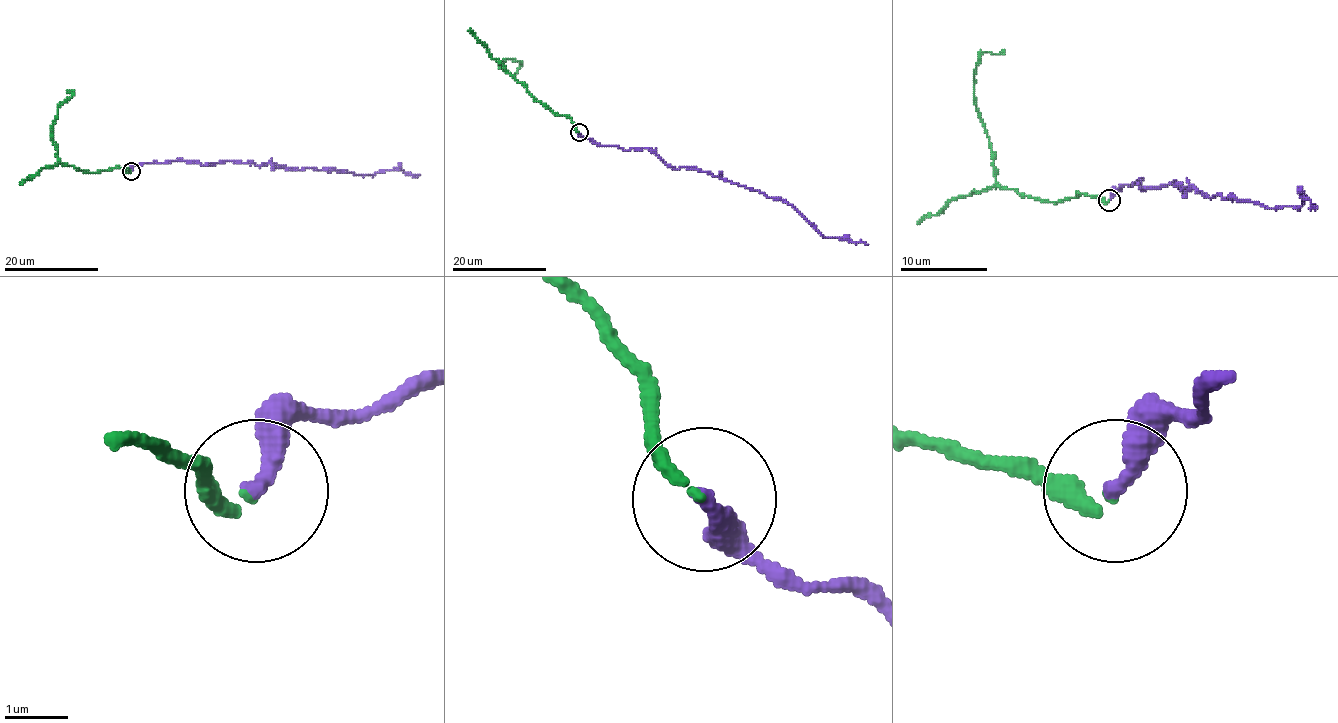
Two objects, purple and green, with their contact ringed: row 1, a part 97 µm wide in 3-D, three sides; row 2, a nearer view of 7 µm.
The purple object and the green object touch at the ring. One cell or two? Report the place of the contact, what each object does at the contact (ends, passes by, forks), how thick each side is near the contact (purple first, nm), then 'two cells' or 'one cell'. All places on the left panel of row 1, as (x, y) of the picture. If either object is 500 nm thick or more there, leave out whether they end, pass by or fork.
at (131, 171); purple ends there; green ends there; 300 nm thick on the purple side, 180 nm on the other; one cell

